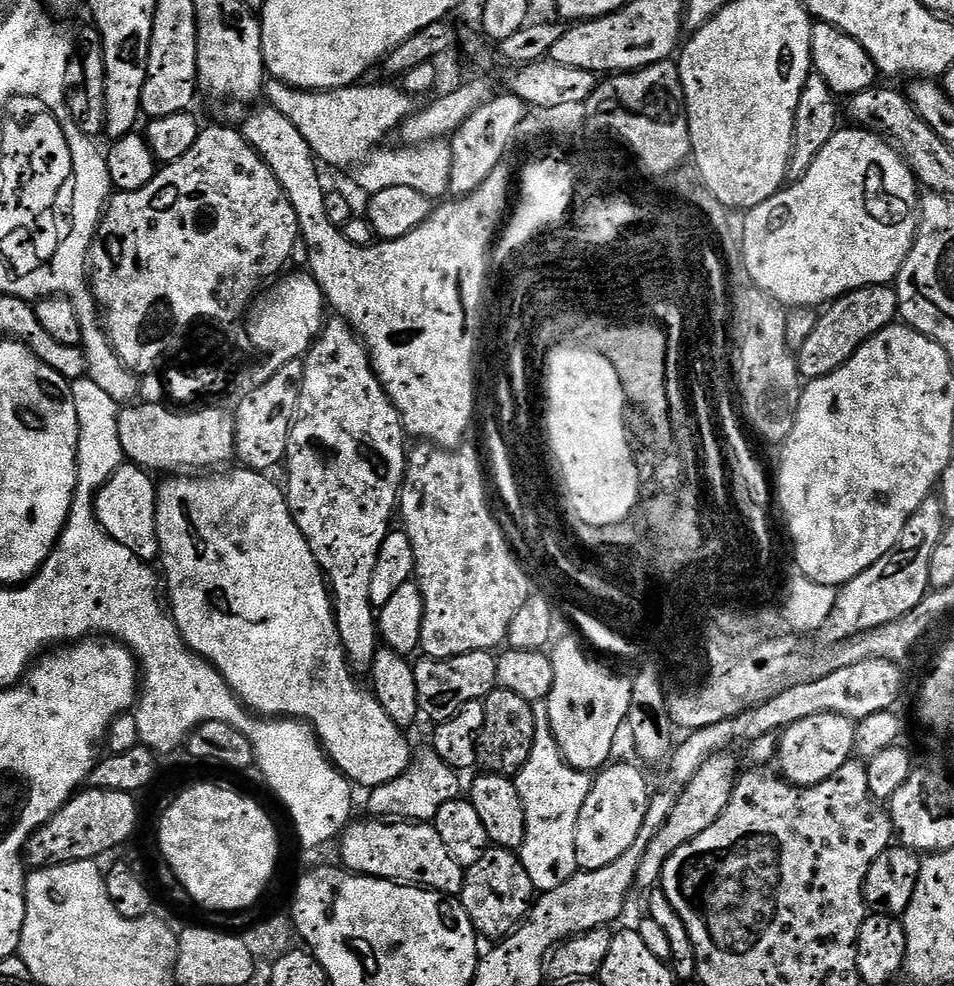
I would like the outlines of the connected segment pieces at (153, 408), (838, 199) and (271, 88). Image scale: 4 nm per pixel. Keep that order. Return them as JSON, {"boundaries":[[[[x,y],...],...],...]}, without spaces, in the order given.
{"boundaries":[[[[143,402],[121,407],[117,424],[118,438],[122,442],[125,457],[131,463],[139,464],[141,468],[153,473],[176,474],[181,470],[212,470],[217,466],[227,465],[224,463],[233,459],[236,447],[234,416],[231,411],[223,408],[200,408],[196,412],[179,416],[164,407],[163,403]]],[[[841,127],[832,135],[830,142],[826,142],[826,146],[822,146],[818,158],[814,158],[810,170],[806,170],[806,174],[801,180],[789,183],[783,190],[774,193],[766,202],[747,209],[748,217],[746,218],[744,240],[746,258],[742,261],[742,268],[748,271],[748,276],[752,279],[749,281],[755,287],[761,288],[767,296],[772,297],[777,304],[788,310],[793,308],[819,309],[821,306],[831,304],[833,300],[838,299],[839,296],[844,296],[847,292],[853,292],[871,284],[892,284],[896,275],[900,273],[901,266],[906,262],[912,244],[916,241],[918,212],[914,205],[918,200],[918,195],[916,196],[918,181],[912,173],[912,169],[909,168],[907,160],[885,137],[870,132],[867,128],[847,127]]],[[[280,80],[265,81],[264,98],[269,107],[278,110],[283,117],[297,127],[317,159],[338,170],[350,168],[352,182],[370,195],[392,186],[409,186],[431,200],[445,197],[449,191],[451,147],[447,141],[431,144],[396,146],[396,149],[380,148],[379,144],[391,131],[412,114],[414,100],[399,87],[382,84],[332,88],[322,92],[292,88]]]]}

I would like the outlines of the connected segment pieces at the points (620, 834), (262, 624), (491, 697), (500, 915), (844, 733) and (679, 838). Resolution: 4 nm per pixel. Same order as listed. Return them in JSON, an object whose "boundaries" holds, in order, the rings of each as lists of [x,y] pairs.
{"boundaries":[[[[609,763],[593,779],[590,794],[586,794],[586,803],[582,805],[582,814],[578,814],[578,834],[574,834],[574,846],[578,854],[576,867],[585,872],[602,870],[602,866],[610,866],[610,862],[622,858],[622,854],[634,846],[634,838],[638,838],[638,830],[642,830],[642,822],[648,813],[650,791],[647,778],[632,764],[616,763]]],[[[236,466],[233,472],[224,471],[228,470],[220,470],[215,474],[176,474],[165,479],[168,481],[165,484],[161,483],[156,490],[154,527],[158,545],[158,564],[164,567],[162,580],[163,583],[164,580],[168,583],[169,601],[167,600],[167,603],[170,605],[170,615],[173,622],[176,623],[176,628],[192,651],[197,652],[202,659],[208,660],[219,670],[222,678],[232,687],[232,695],[238,697],[245,708],[264,718],[291,718],[310,724],[312,731],[324,745],[328,759],[348,777],[353,785],[361,784],[364,790],[371,790],[398,778],[398,774],[402,774],[408,769],[413,749],[408,748],[408,740],[404,737],[407,735],[392,721],[390,714],[386,714],[386,710],[382,710],[375,695],[365,685],[365,689],[360,685],[363,683],[357,679],[348,666],[344,647],[338,638],[336,616],[332,612],[332,597],[324,579],[324,572],[318,566],[302,530],[298,530],[298,526],[290,514],[285,489],[281,485],[279,488],[271,480],[273,478],[271,475],[253,472],[243,466]]],[[[497,687],[484,697],[484,721],[476,743],[476,763],[484,772],[493,772],[499,776],[515,777],[526,766],[530,750],[534,746],[534,710],[533,701],[518,698],[514,690]]],[[[489,846],[486,854],[465,871],[458,899],[475,926],[477,937],[484,939],[485,936],[488,942],[499,942],[519,928],[536,895],[536,887],[530,882],[530,874],[526,874],[526,866],[522,866],[519,855],[510,848]]],[[[833,712],[814,714],[783,729],[780,737],[778,772],[789,784],[809,788],[811,784],[826,782],[830,774],[842,770],[844,763],[853,759],[855,751],[856,724],[853,720]]],[[[725,750],[711,756],[698,770],[698,774],[694,774],[694,778],[690,778],[690,782],[680,792],[679,798],[674,802],[674,810],[670,810],[670,818],[666,818],[662,830],[654,834],[650,846],[646,846],[646,854],[642,854],[642,862],[639,863],[636,874],[637,889],[651,890],[657,887],[662,870],[674,854],[674,850],[682,850],[686,842],[698,838],[698,834],[710,830],[710,826],[718,822],[718,818],[730,802],[732,789],[735,788],[738,779],[736,760],[731,756],[732,754],[731,751]]]]}

